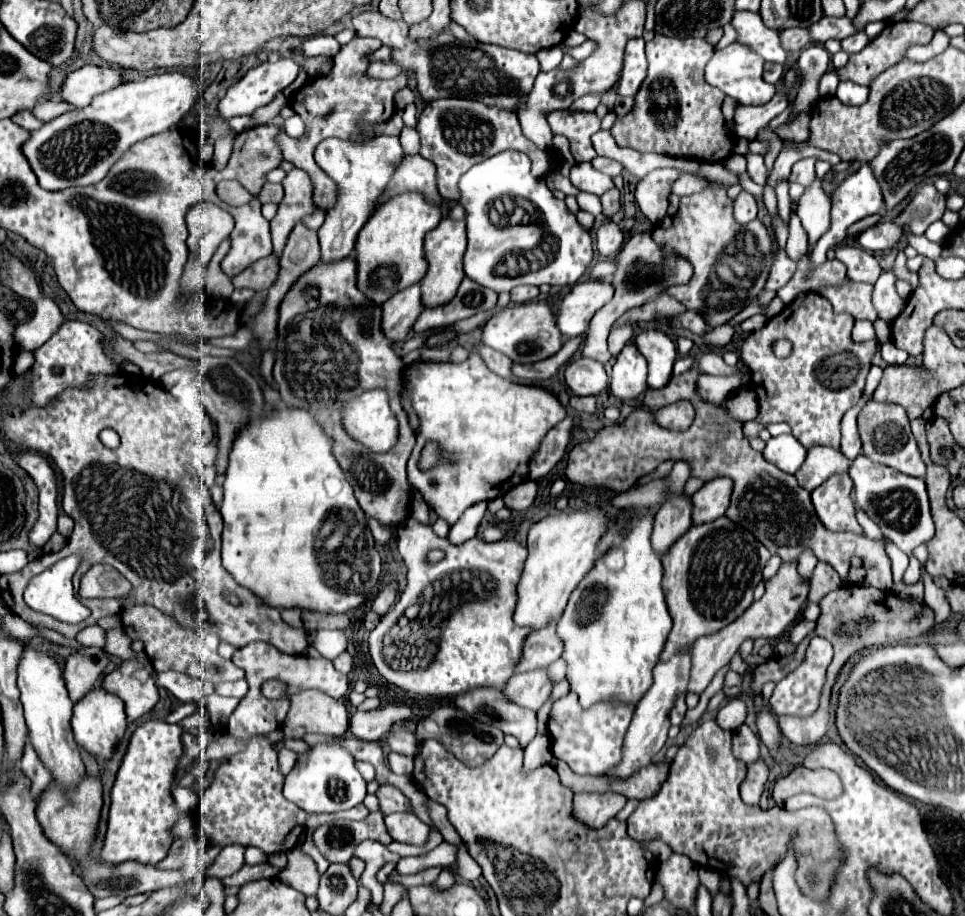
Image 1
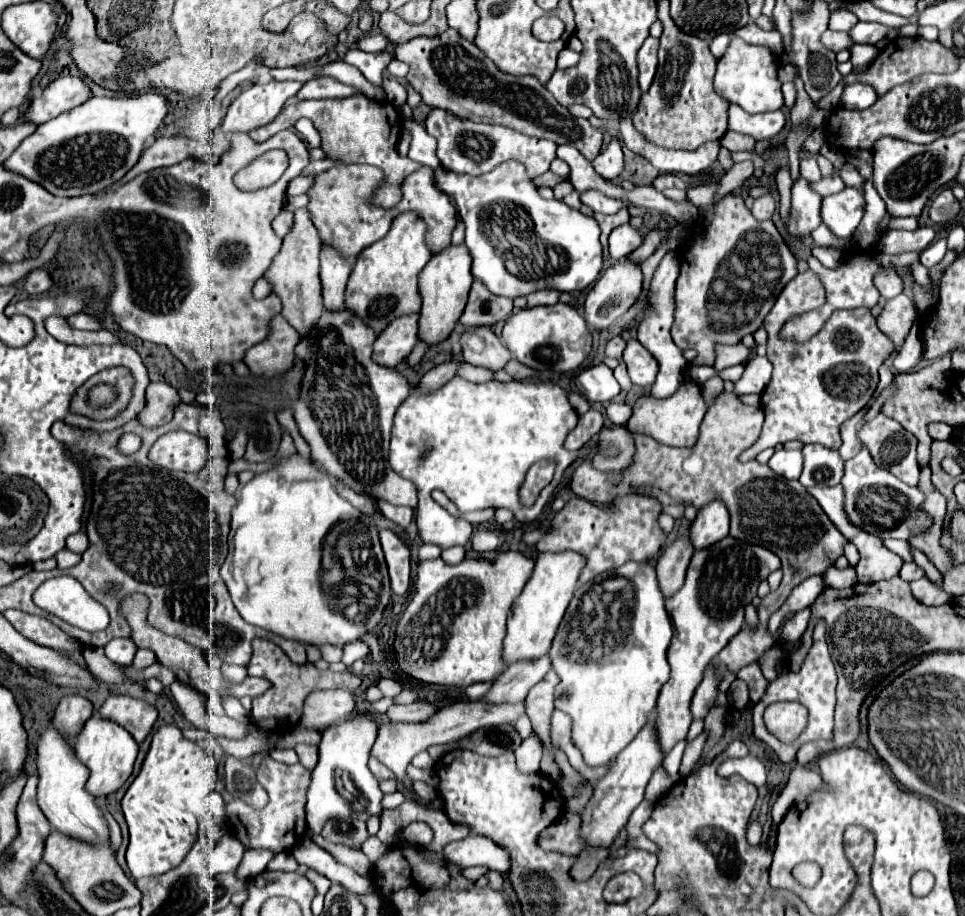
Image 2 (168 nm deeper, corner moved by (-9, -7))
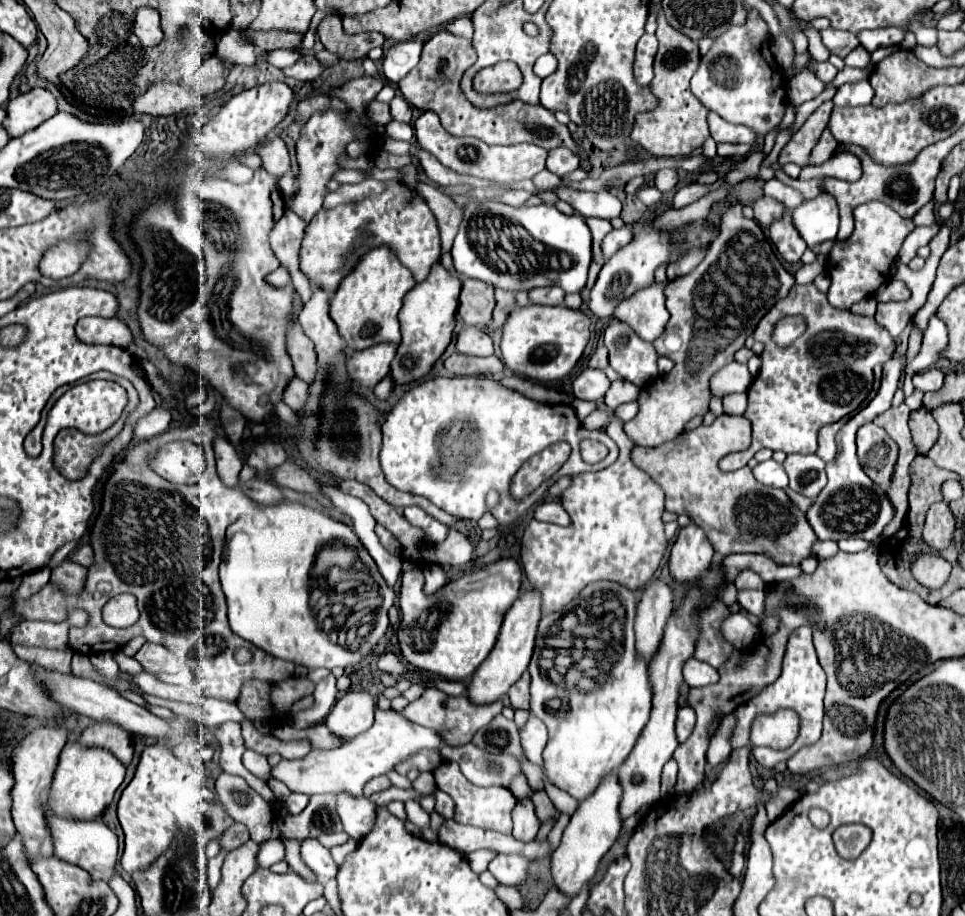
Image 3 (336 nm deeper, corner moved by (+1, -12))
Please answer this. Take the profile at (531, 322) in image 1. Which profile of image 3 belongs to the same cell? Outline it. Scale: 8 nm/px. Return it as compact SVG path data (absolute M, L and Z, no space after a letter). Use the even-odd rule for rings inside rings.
M527 305L517 307L501 331L503 361L513 373L535 381L559 381L571 373L583 355L583 349L589 341L589 317L563 305Z

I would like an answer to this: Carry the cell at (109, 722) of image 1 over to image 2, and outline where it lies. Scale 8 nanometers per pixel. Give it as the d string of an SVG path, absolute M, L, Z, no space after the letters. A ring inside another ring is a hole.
M93 714L85 722L83 730L75 738L73 750L77 754L77 760L81 760L81 764L89 768L89 780L87 780L89 790L87 792L95 798L117 792L131 776L133 764L137 758L137 742L129 736L129 732L125 732L125 728L121 728L119 724L113 724L111 720L103 720L99 714Z

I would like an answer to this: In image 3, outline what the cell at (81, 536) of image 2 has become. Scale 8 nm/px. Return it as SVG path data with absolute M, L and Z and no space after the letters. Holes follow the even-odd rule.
M89 543L77 545L77 549L69 555L69 559L71 559L73 563L79 563L79 565L83 565L83 567L89 567L89 565L93 563L93 549L91 549L91 545L89 545Z

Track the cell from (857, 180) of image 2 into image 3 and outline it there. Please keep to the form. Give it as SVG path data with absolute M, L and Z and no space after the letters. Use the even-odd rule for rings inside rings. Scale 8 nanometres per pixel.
M881 201L857 205L853 217L855 231L847 241L837 241L827 257L827 273L831 279L827 299L837 309L849 309L853 303L873 295L875 289L887 281L905 237L915 229L911 219L899 217L899 213Z

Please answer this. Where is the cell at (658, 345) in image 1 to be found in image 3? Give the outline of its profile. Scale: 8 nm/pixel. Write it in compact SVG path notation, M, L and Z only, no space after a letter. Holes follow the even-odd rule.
M669 281L651 283L639 293L631 295L627 301L621 301L615 309L615 317L627 323L637 337L647 343L653 343L663 335L669 321L669 311L665 307L665 287Z

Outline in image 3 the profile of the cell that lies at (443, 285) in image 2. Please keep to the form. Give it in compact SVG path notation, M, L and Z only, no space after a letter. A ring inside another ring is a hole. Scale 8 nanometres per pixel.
M435 263L427 279L417 283L411 289L411 293L403 297L403 309L399 311L403 339L397 349L395 361L391 363L391 375L395 383L411 383L423 377L425 373L429 373L433 363L443 355L445 347L453 337L459 291L461 291L459 275L447 271L441 263Z

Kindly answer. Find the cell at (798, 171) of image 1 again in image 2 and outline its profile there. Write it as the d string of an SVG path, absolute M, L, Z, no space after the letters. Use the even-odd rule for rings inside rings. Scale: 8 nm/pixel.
M799 178L793 184L791 194L791 210L785 226L793 238L801 240L805 236L811 236L811 232L821 224L821 196L809 188L809 182L805 178Z

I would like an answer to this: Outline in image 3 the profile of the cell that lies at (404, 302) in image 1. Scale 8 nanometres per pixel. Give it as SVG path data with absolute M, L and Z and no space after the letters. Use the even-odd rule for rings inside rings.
M379 343L375 347L355 351L347 361L351 379L363 387L375 387L389 373L395 355L397 343Z

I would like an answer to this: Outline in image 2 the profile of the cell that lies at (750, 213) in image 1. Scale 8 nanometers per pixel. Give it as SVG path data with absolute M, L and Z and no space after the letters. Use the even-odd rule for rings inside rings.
M769 194L757 198L755 204L753 204L753 208L751 208L751 212L753 212L753 216L757 220L769 220L773 216L773 210L775 210L775 200Z

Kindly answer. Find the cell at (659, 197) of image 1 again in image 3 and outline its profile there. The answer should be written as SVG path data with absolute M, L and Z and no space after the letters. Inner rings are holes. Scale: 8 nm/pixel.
M661 169L655 175L655 187L663 193L669 193L677 183L679 183L679 175L675 169Z

